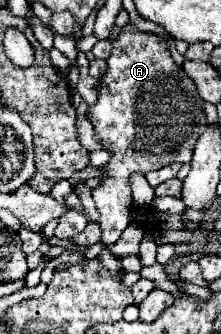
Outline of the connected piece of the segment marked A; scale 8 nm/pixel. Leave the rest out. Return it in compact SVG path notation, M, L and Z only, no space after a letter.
M127 23L117 35L117 39L113 41L113 51L107 59L107 73L99 81L99 97L97 103L91 107L91 123L95 127L95 133L99 141L103 141L109 151L113 151L113 159L107 165L103 165L103 171L107 173L105 181L97 189L93 189L93 199L99 211L99 225L103 229L103 239L101 239L103 247L111 247L131 223L127 213L127 207L131 203L131 189L129 189L131 173L147 173L153 169L161 169L173 161L181 161L181 163L191 161L193 145L205 127L205 113L201 105L203 99L199 97L195 83L173 61L165 43L157 35L143 33L131 23Z

